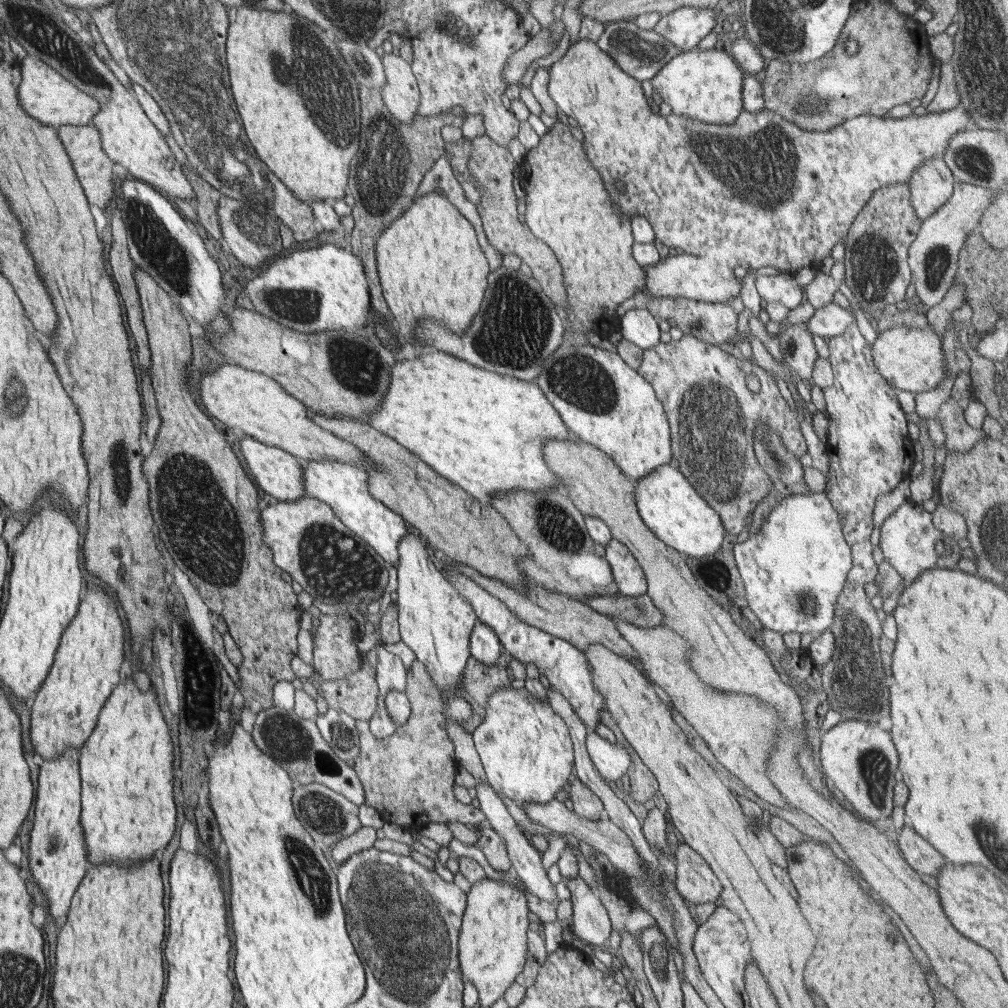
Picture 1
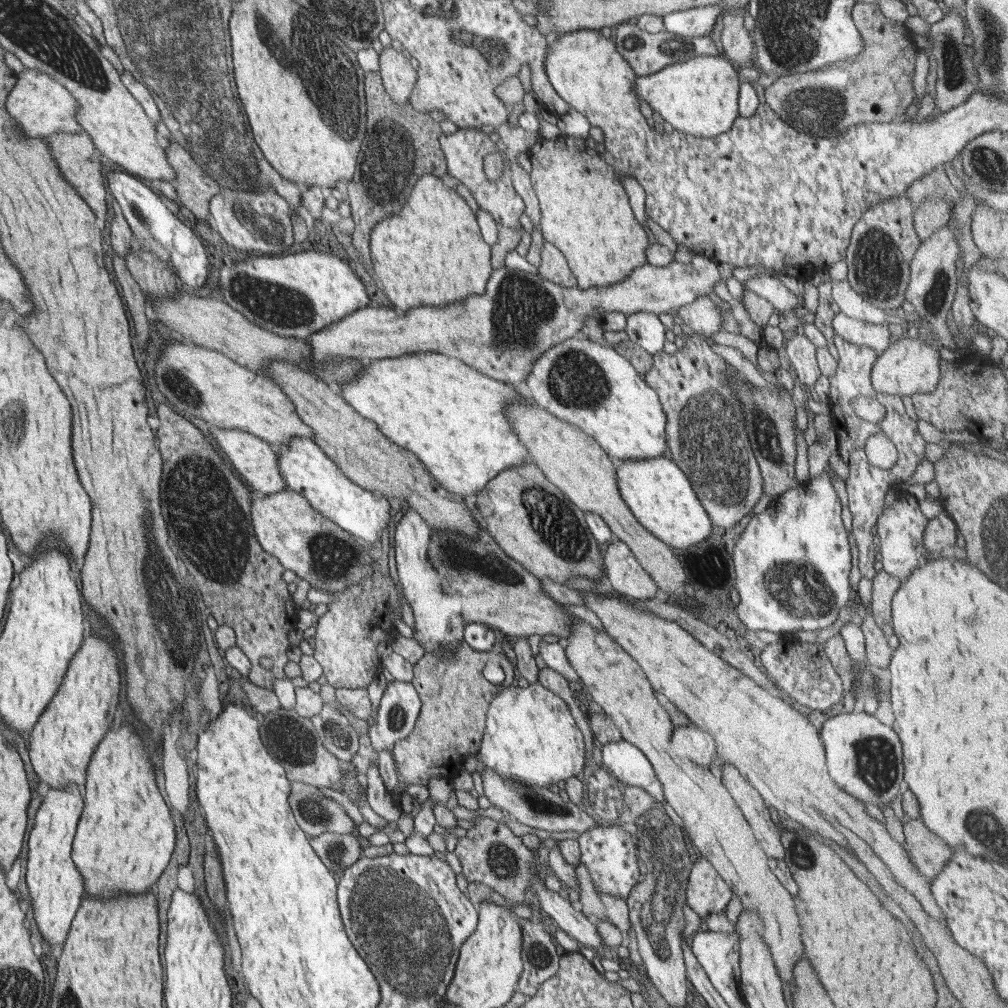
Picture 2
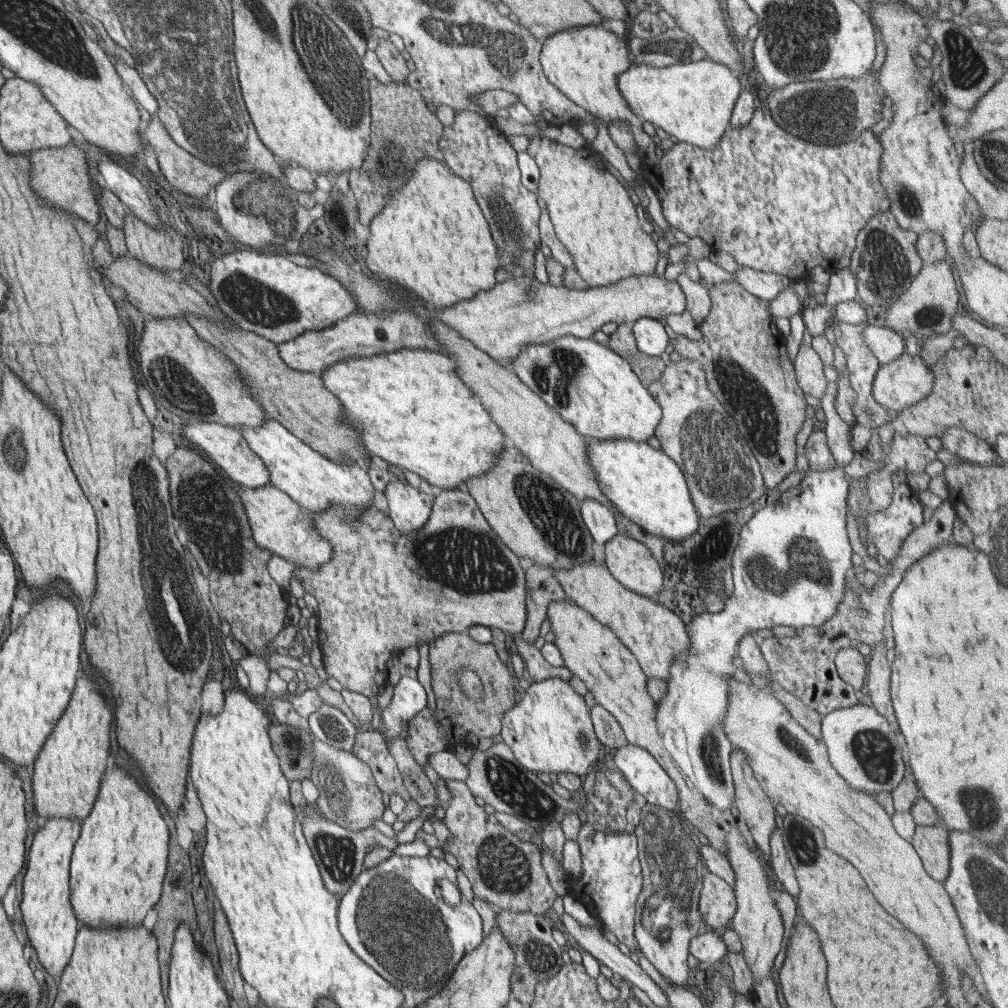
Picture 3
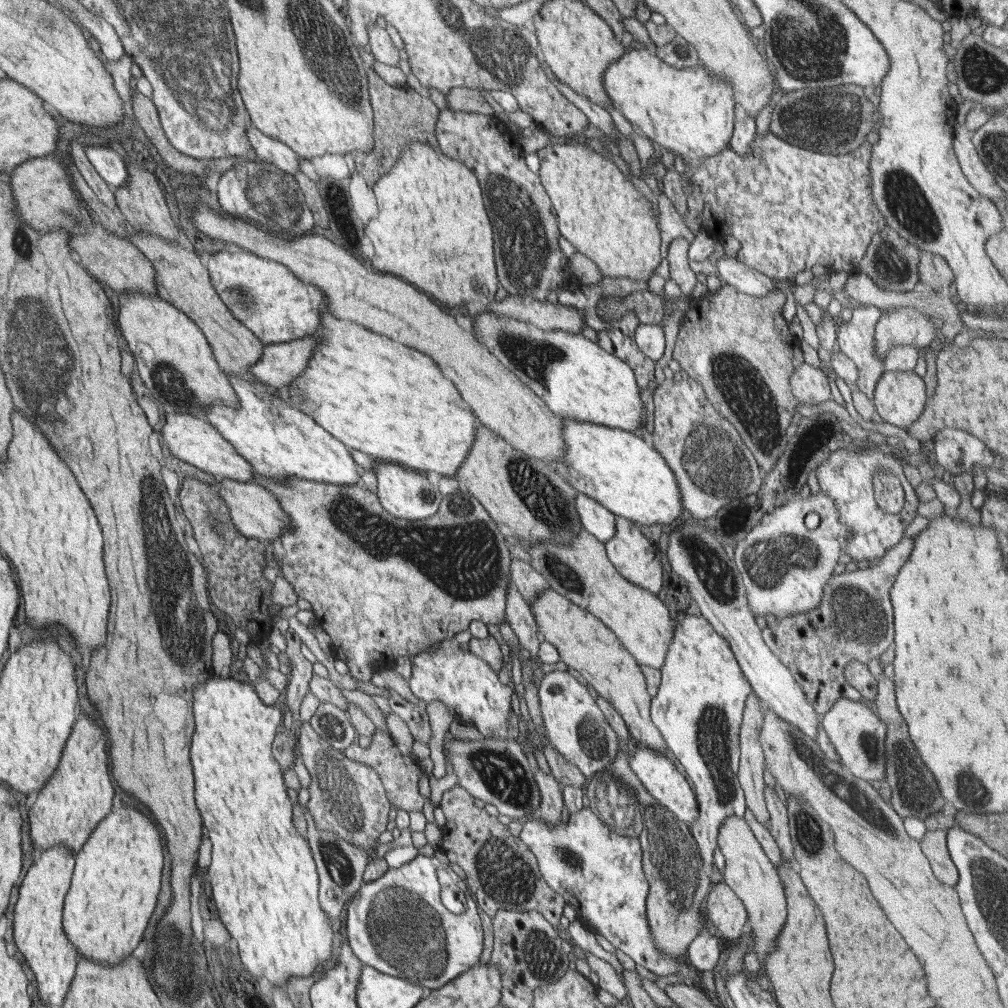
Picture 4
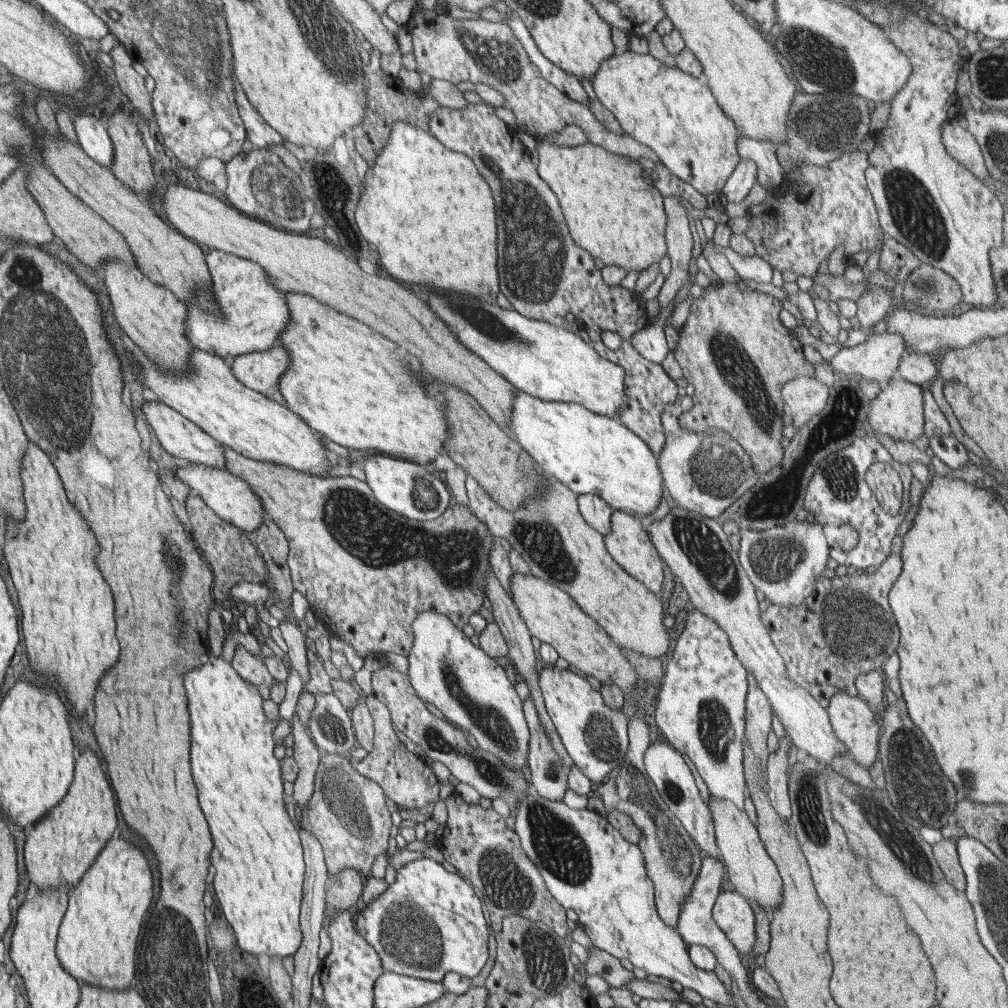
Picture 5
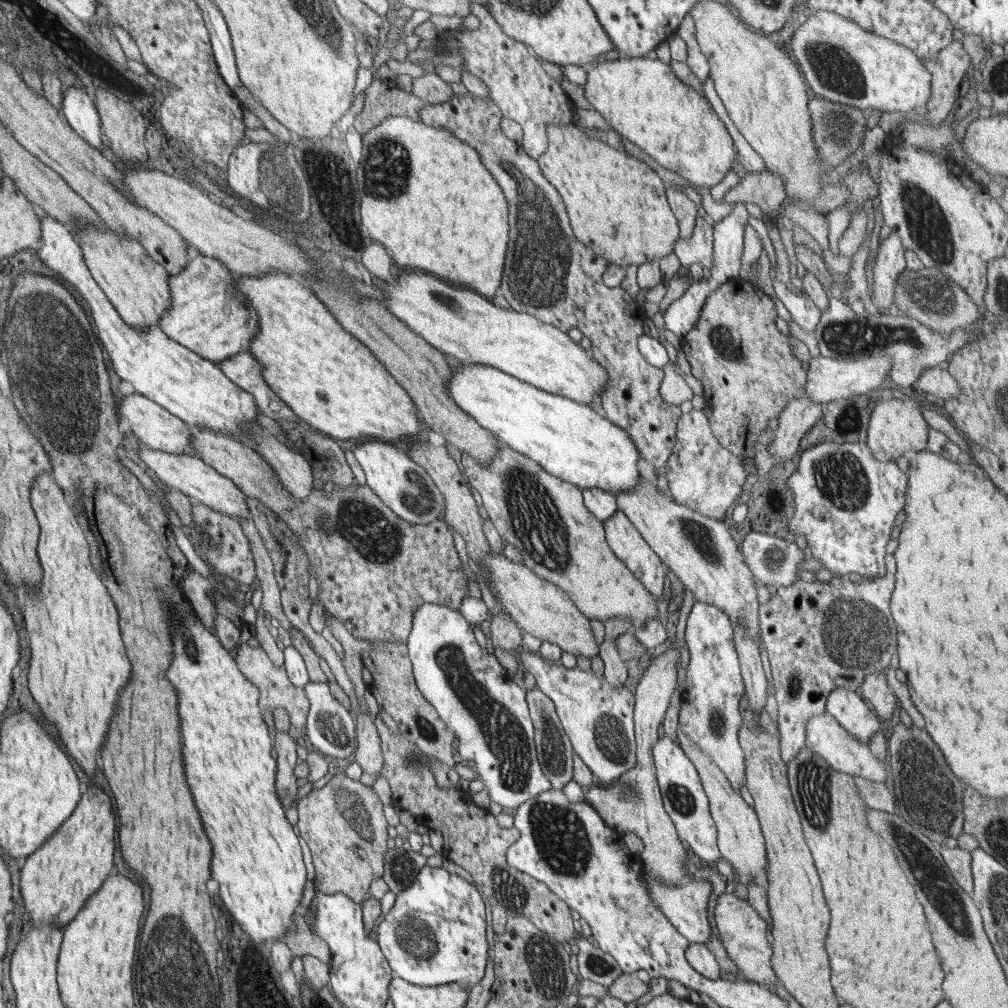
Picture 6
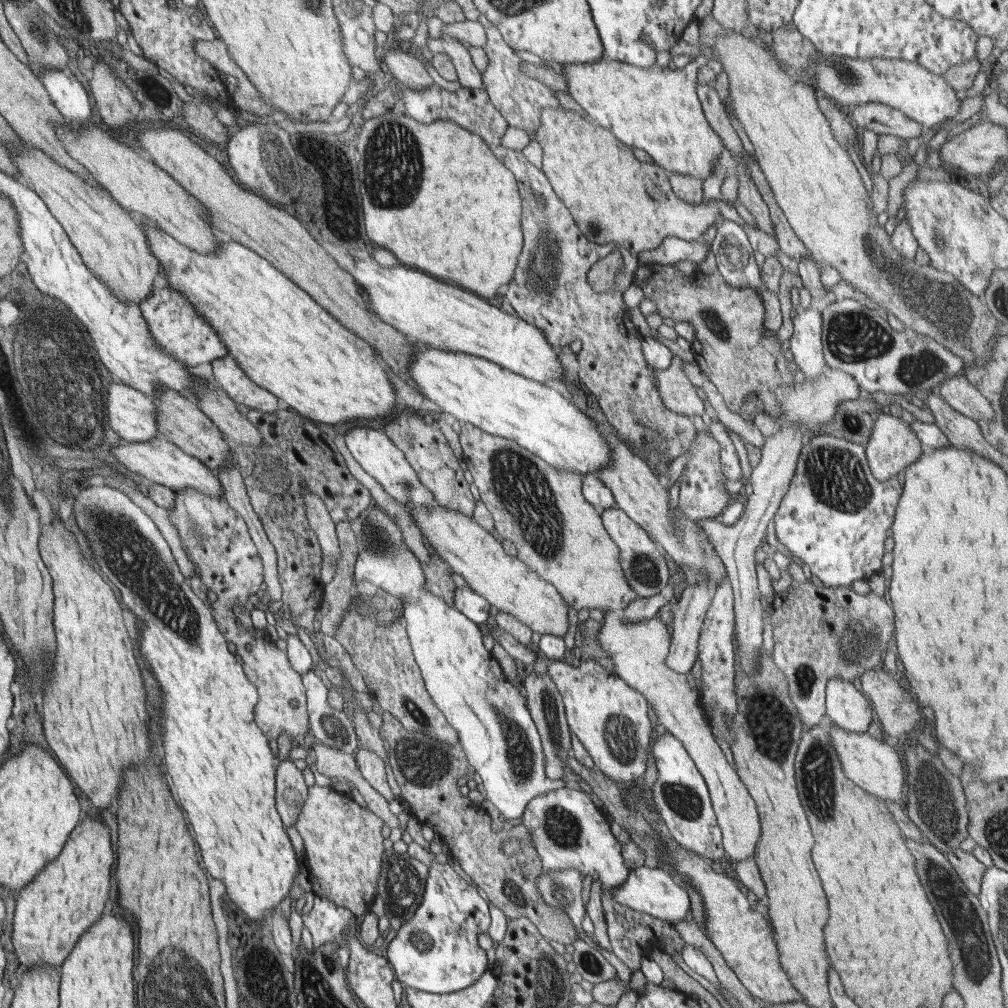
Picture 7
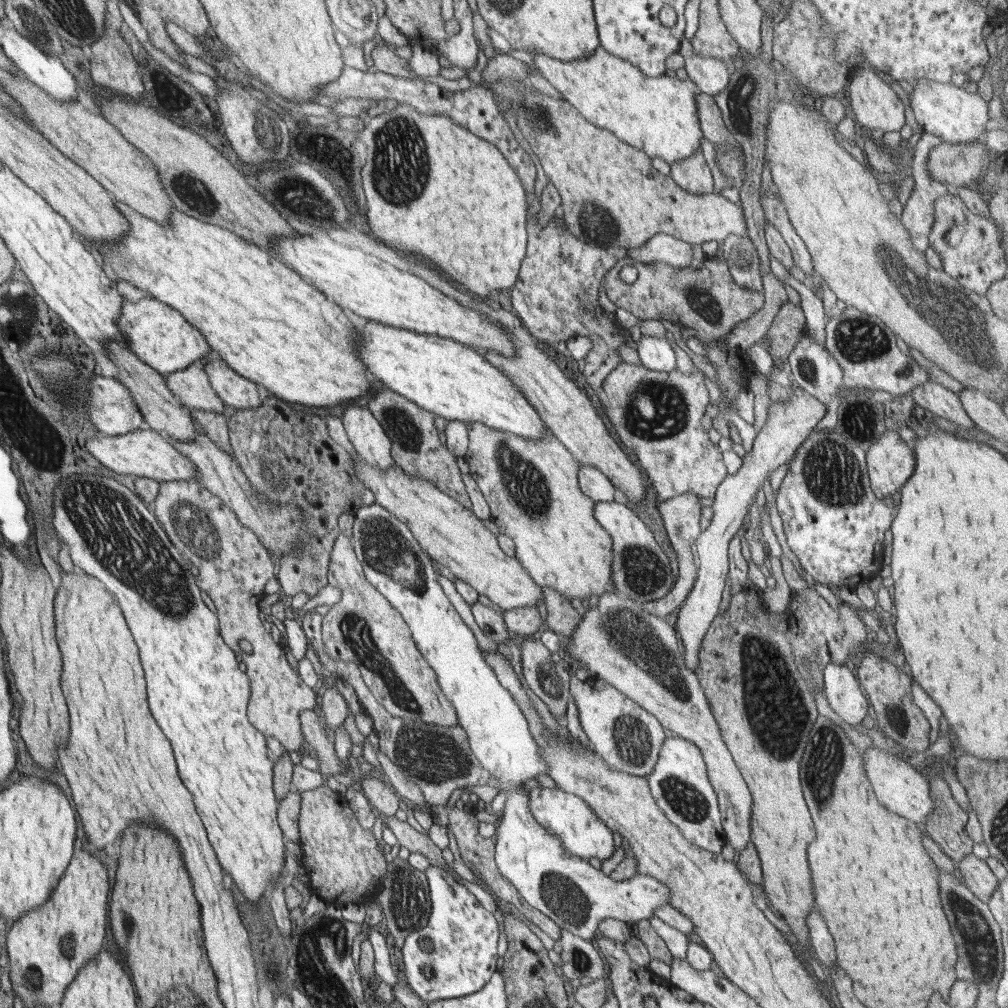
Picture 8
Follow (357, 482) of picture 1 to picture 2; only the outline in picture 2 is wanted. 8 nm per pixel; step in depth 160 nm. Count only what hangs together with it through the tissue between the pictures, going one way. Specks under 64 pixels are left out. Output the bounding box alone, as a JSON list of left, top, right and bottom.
[274,437,391,544]

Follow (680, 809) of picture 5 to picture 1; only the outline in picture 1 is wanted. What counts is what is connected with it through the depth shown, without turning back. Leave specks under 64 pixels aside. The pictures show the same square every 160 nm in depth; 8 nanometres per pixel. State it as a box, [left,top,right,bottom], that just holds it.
[587,731,631,783]

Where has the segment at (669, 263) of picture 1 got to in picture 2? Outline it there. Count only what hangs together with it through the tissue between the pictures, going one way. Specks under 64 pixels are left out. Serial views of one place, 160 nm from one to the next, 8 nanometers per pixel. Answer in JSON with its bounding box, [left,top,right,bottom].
[308,254,720,385]

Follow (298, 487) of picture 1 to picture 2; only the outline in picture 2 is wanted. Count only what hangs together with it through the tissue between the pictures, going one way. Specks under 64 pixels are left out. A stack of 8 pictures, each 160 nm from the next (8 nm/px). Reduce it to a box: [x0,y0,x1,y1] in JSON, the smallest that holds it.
[209,427,287,495]

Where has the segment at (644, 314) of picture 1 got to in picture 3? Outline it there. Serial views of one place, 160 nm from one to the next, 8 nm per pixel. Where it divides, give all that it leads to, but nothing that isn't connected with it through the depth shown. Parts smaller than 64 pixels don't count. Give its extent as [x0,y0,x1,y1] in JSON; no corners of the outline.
[632,318,672,357]

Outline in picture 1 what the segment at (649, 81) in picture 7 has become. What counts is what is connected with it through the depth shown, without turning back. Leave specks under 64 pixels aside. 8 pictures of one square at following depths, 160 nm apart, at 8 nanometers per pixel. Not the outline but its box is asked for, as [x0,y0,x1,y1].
[652,46,744,125]

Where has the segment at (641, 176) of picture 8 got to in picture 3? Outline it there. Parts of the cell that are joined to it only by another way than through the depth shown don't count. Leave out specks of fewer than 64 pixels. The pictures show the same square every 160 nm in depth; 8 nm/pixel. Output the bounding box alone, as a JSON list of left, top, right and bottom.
[526,135,659,287]

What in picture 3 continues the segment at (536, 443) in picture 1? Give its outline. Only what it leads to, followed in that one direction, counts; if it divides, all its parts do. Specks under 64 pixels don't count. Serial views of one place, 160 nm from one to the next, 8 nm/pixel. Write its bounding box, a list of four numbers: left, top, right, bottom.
[320,349,509,491]

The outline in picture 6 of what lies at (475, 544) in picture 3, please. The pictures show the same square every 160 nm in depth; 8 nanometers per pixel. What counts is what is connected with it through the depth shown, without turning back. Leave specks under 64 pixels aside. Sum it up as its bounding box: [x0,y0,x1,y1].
[191,427,470,643]

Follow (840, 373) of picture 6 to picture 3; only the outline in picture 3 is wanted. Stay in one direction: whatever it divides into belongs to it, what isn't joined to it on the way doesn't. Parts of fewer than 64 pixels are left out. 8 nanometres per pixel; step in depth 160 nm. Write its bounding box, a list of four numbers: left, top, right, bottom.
[885,260,963,341]

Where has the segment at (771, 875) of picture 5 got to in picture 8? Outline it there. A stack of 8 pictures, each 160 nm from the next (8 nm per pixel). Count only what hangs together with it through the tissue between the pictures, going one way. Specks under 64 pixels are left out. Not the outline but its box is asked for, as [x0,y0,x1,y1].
[566,592,753,851]

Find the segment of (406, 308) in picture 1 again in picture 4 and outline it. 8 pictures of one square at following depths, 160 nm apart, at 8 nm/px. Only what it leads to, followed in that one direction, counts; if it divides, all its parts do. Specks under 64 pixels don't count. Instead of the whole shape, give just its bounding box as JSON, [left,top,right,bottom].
[365,142,499,307]

